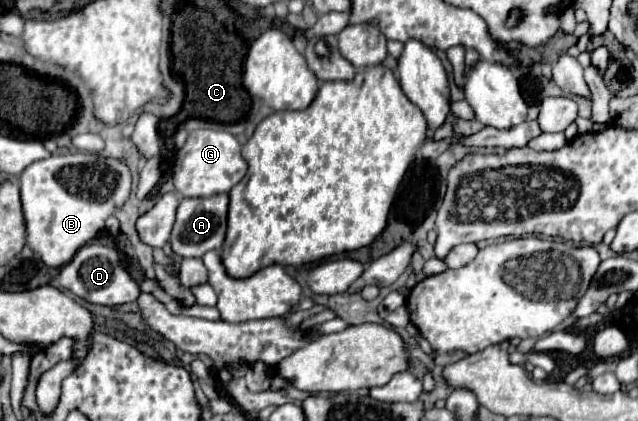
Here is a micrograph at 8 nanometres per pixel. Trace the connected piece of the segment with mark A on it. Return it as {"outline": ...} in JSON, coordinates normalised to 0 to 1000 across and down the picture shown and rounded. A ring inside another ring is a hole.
{"outline":[[[337,461],[328,470],[287,470],[277,499],[277,527],[268,551],[271,599],[290,613],[318,608],[324,594],[346,594],[356,551],[359,461]]]}

